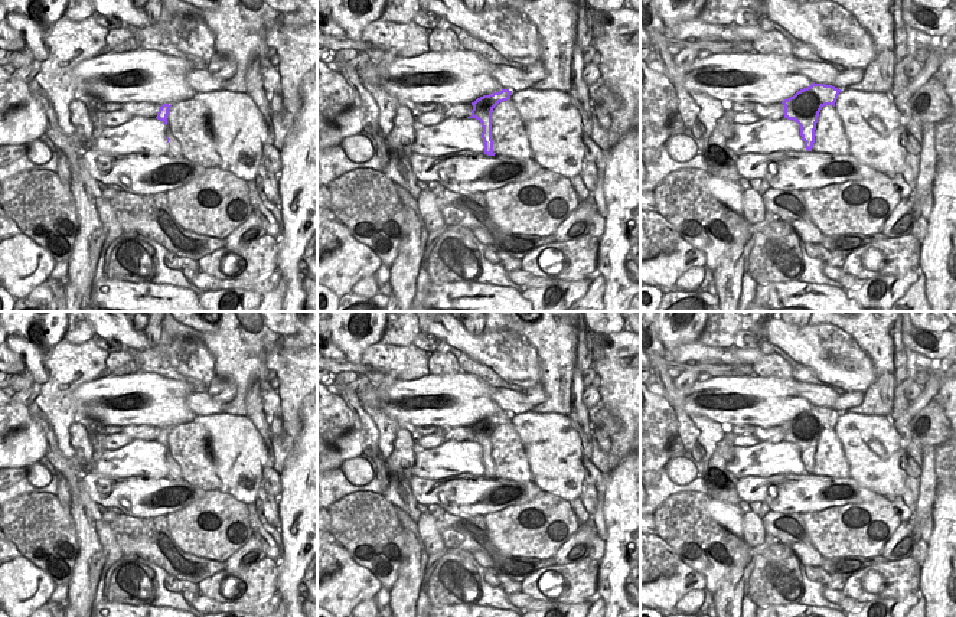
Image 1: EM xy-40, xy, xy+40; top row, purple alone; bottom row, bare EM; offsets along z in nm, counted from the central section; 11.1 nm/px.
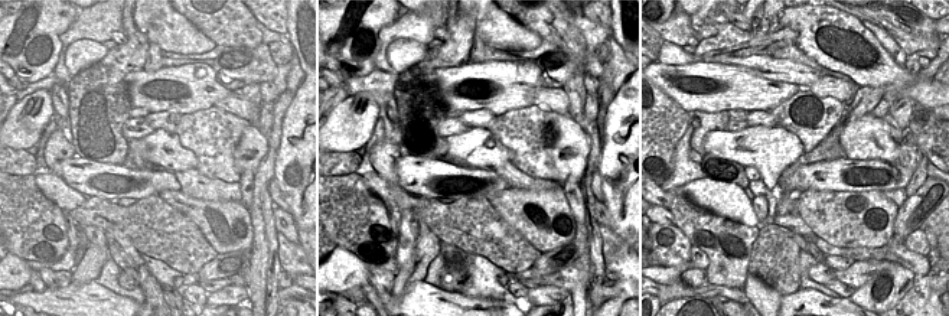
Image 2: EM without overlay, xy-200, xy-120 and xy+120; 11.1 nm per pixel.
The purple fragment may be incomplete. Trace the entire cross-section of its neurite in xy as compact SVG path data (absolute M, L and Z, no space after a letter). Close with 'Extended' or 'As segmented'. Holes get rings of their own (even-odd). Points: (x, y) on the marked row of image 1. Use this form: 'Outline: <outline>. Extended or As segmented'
Outline: M502 89L499 92L483 95L483 97L477 98L474 102L472 102L472 105L473 105L472 115L467 118L476 118L482 123L482 127L483 127L482 138L484 143L484 154L487 154L487 156L496 154L493 151L493 140L492 140L492 112L493 112L493 108L499 102L510 99L510 95L512 95L512 91Z. As segmented.

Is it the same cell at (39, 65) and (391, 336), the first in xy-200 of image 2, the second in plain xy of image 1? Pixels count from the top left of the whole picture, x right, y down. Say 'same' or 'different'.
different

